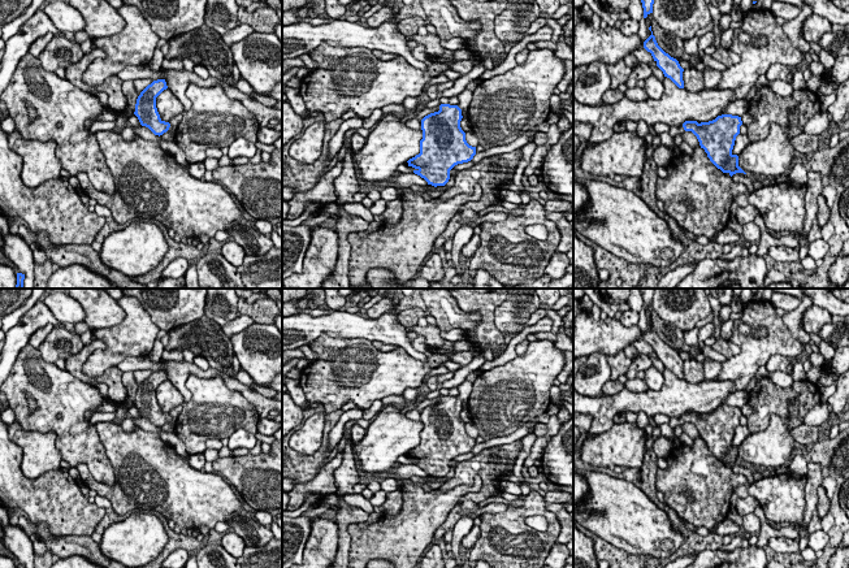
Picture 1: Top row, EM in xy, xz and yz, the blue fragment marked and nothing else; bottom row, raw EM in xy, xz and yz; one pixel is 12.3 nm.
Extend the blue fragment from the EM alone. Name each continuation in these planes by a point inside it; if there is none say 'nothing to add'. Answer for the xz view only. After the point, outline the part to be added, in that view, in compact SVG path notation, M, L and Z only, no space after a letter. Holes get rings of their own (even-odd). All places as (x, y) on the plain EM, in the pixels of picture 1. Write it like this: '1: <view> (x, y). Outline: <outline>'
1: xz (466, 387). Outline: M465 380L462 385L458 386L459 390L459 395L458 398L463 402L463 400L468 400L471 393L472 393L472 382L469 382L468 380Z

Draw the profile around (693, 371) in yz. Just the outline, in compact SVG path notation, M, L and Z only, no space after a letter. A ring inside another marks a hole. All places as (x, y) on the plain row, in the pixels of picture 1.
M684 360L683 372L684 381L689 383L699 383L705 380L703 365L696 360Z

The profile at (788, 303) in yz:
M772 292L770 302L774 304L775 308L781 308L787 312L792 312L798 308L801 299L781 292Z

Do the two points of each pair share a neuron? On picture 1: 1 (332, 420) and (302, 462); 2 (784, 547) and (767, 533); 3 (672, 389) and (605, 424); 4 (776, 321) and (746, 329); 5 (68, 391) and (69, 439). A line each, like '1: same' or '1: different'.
1: same
2: different
3: same
4: different
5: same

